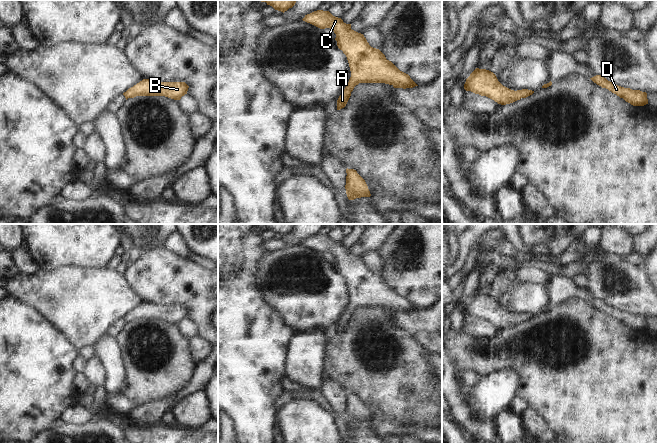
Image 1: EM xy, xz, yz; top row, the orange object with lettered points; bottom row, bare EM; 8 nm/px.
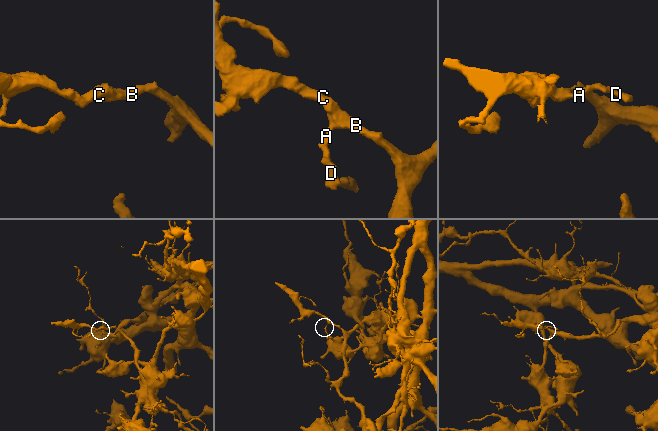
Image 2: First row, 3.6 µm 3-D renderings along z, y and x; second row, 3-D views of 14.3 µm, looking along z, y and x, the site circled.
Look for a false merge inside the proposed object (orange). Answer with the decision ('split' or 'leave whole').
leave whole

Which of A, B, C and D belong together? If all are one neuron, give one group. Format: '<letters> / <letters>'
A B C D

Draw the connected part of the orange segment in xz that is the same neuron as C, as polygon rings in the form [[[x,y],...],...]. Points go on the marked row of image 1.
[[[317,10],[305,15],[302,20],[320,29],[332,29],[338,48],[347,57],[351,77],[337,100],[337,110],[346,106],[351,92],[359,83],[385,83],[403,89],[418,86],[408,74],[387,60],[379,49],[371,47],[363,34],[352,30],[351,24],[344,23],[329,11]]]

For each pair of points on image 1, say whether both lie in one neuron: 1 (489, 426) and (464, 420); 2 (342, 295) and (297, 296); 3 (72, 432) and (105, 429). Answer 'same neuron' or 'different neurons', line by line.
1: same neuron
2: same neuron
3: same neuron

